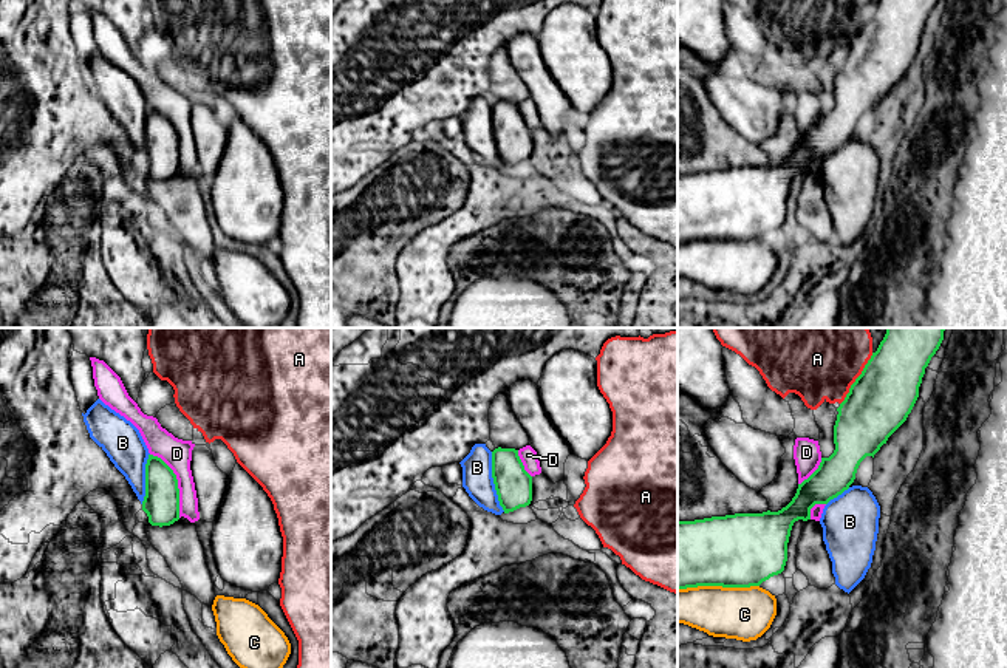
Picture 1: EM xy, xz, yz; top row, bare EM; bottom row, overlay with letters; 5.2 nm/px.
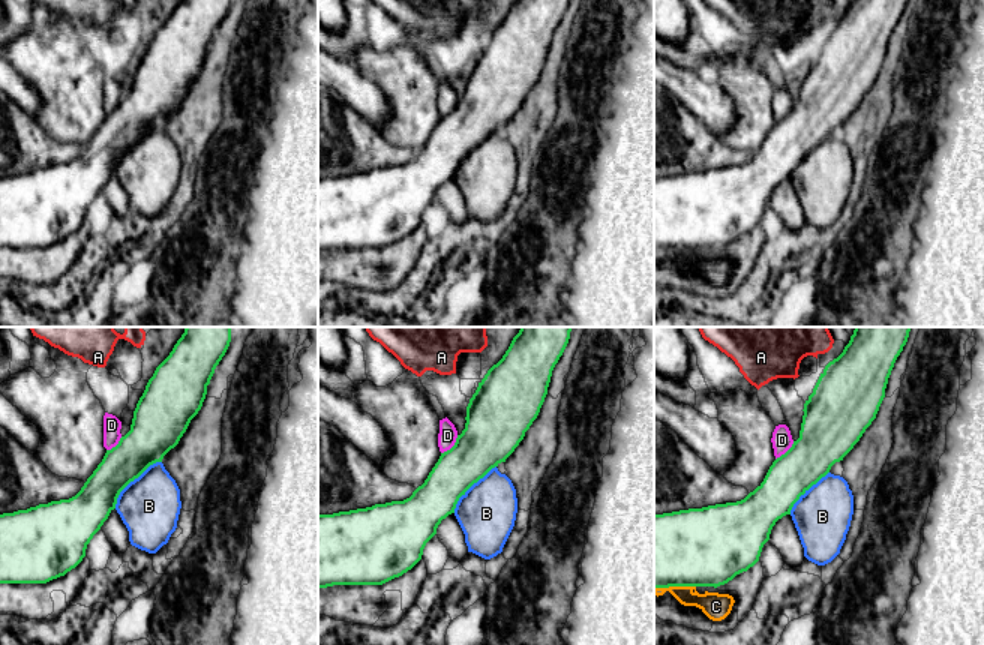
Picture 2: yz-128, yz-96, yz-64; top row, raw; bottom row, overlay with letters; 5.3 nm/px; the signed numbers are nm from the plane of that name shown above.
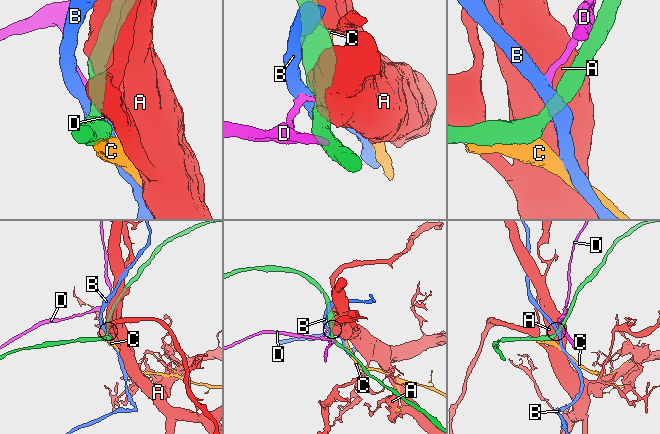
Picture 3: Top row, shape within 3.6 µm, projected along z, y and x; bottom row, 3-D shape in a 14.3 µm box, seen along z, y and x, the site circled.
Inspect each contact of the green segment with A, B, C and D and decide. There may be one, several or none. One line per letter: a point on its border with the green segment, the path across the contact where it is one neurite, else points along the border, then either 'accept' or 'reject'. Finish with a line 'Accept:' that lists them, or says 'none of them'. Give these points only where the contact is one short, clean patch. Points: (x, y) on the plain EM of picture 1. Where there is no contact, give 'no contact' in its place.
A: contact yz (856, 33); border yz (873, 6), (840, 57); reject
B: contact xz (494, 135); border xz (491, 105), (491, 130), (498, 158), (505, 164); reject
C: contact yz (718, 238); reject
D: contact xy (177, 136); border xy (150, 107), (157, 109), (175, 129), (180, 170); reject
Accept: none of them

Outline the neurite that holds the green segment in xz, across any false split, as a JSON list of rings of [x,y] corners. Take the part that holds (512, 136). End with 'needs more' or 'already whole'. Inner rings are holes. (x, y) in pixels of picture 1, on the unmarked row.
[[[495,102],[492,105],[492,131],[504,167],[526,161],[532,155],[532,130],[515,102]]]; already whole

